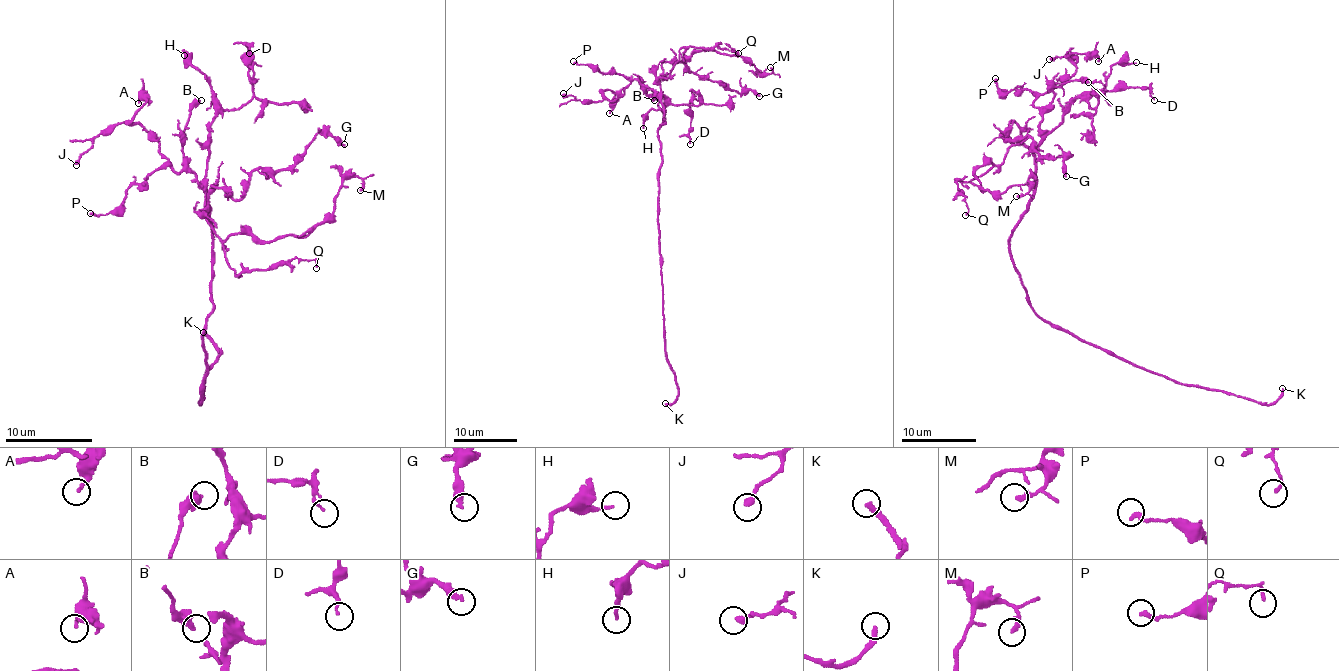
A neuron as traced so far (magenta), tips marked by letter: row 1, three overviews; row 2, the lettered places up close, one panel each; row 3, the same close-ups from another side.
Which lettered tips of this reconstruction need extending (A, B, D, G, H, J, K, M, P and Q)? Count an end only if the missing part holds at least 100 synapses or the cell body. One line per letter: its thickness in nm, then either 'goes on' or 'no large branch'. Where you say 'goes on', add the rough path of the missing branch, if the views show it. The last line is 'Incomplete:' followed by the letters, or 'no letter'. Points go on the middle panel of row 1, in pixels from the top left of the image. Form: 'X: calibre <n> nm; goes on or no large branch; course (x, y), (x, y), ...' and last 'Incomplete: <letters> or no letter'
A: calibre 160 nm; no large branch
B: calibre 320 nm; no large branch
D: calibre 130 nm; no large branch
G: calibre 320 nm; no large branch
H: calibre 130 nm; no large branch
J: calibre 360 nm; no large branch
K: calibre 280 nm; goes on
M: calibre 200 nm; no large branch
P: calibre 240 nm; no large branch
Q: calibre 150 nm; no large branch
Incomplete: K

